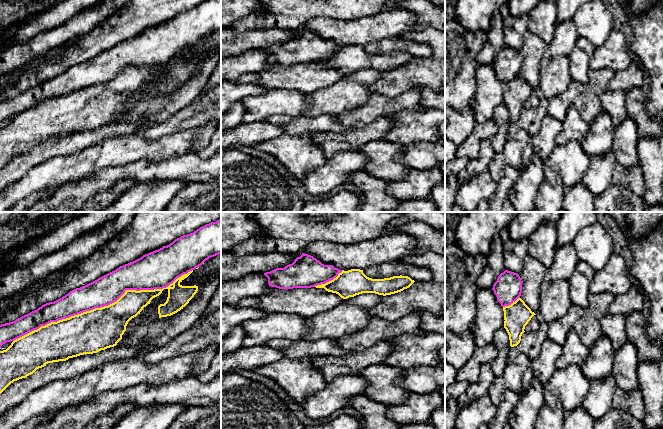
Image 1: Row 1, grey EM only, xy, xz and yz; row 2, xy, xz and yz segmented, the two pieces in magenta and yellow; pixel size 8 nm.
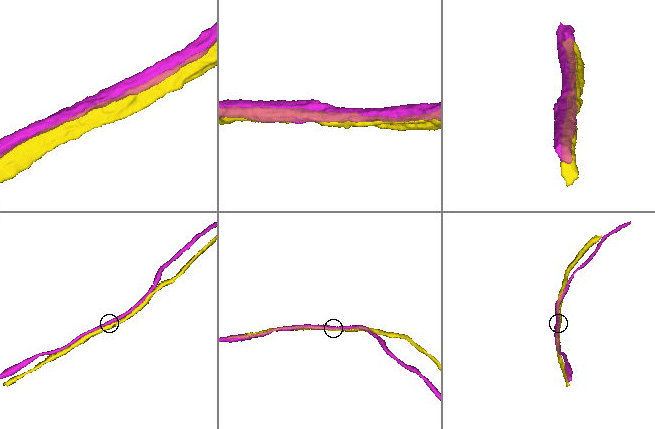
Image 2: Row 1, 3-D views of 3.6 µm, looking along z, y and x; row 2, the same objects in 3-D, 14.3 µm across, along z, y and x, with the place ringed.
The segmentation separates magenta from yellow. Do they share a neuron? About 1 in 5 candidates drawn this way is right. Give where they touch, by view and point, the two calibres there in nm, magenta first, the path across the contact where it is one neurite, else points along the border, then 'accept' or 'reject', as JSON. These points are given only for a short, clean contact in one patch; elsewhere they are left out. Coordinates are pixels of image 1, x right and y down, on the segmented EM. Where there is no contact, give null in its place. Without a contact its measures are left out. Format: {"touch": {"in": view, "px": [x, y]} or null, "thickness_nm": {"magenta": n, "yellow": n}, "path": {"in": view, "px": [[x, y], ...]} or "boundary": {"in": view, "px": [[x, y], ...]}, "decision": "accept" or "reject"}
{"touch": {"in": "xy", "px": [102, 306]}, "thickness_nm": {"magenta": 220, "yellow": 340}, "decision": "reject"}

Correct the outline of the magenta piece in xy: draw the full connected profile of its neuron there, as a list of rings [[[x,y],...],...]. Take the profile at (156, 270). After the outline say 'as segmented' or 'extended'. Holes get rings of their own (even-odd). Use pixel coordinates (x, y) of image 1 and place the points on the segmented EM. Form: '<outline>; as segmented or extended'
[[[221,218],[206,224],[193,233],[175,239],[167,246],[143,255],[141,258],[120,266],[97,280],[70,291],[62,298],[49,302],[13,322],[0,325],[0,347],[51,322],[57,322],[95,308],[116,302],[126,290],[163,289],[177,278],[201,266],[206,260],[221,254]]]; as segmented

